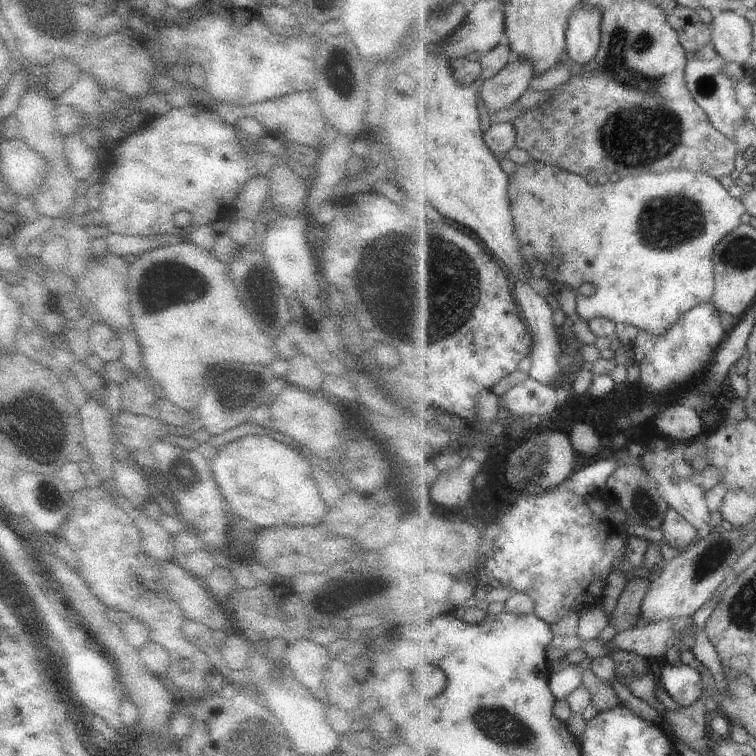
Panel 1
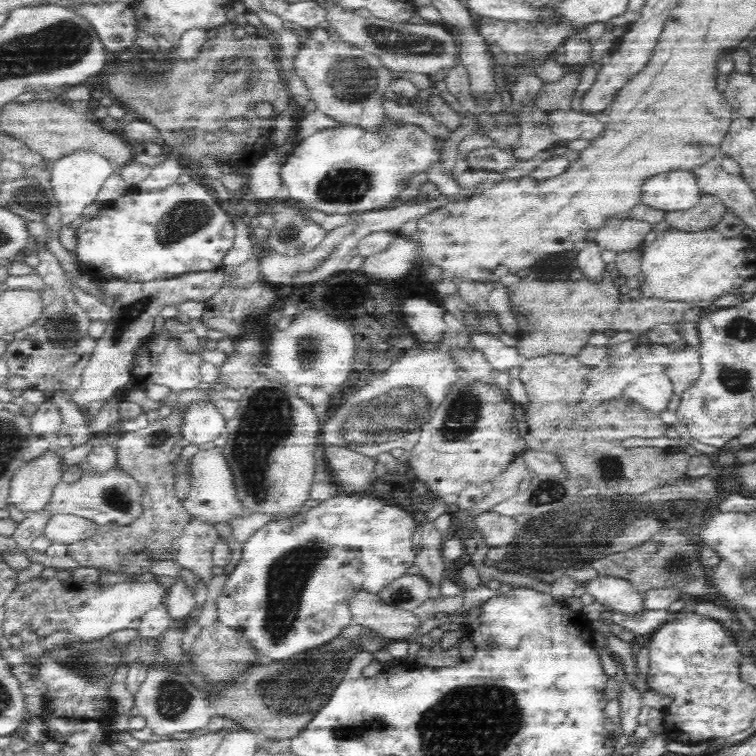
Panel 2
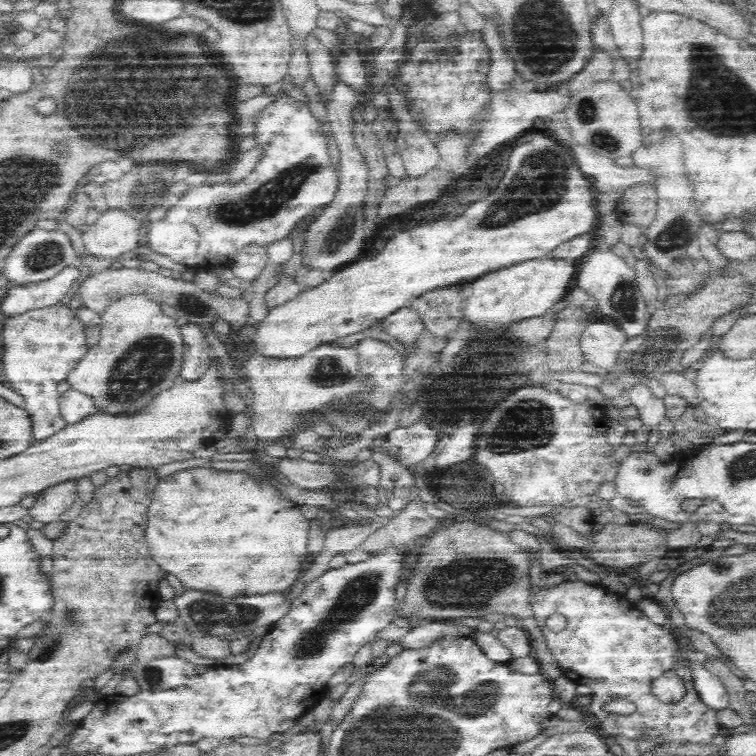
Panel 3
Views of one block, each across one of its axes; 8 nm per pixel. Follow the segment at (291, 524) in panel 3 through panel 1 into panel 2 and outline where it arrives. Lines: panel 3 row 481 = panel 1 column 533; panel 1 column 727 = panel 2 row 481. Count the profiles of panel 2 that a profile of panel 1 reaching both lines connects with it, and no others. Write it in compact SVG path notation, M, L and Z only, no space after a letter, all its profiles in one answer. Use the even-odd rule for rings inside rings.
M212 448L212 450L200 450L196 456L192 456L190 460L190 470L187 471L188 477L190 477L190 492L188 494L188 498L183 501L184 508L186 511L188 511L188 514L190 515L191 520L198 520L198 521L204 521L204 523L208 523L210 525L212 524L230 524L232 520L238 519L239 516L246 516L248 513L248 509L242 504L242 501L237 497L237 490L236 490L236 483L235 483L235 476L232 474L232 470L230 470L230 465L228 464L228 461L226 460L226 457L220 452L220 448L216 450L216 448Z

